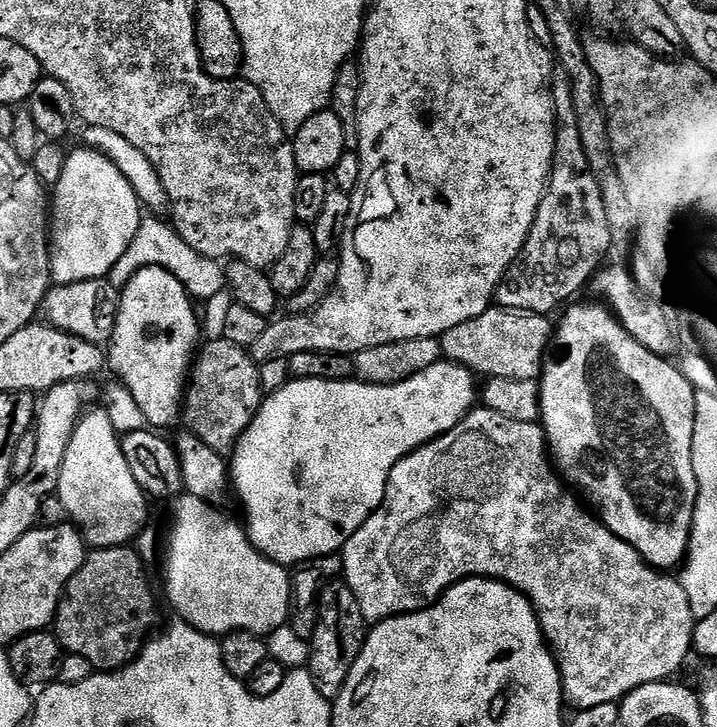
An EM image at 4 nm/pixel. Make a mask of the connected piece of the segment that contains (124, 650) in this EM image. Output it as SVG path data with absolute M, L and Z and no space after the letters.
M132 546L98 548L85 555L78 574L74 574L64 588L54 621L54 635L67 655L86 658L93 669L101 672L114 672L135 660L148 643L153 631L151 628L156 624L156 596L152 593L152 584L144 567L144 557Z

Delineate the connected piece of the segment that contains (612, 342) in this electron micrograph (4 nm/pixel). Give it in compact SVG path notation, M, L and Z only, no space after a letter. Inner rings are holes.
M573 303L567 309L569 312L561 318L560 324L558 320L555 325L548 350L544 354L542 375L538 380L540 386L540 420L542 421L551 463L554 465L555 471L585 501L588 499L592 503L593 509L591 508L591 511L595 513L600 523L607 526L618 539L632 547L645 564L656 570L672 570L676 563L677 567L687 557L688 541L692 539L693 505L690 503L689 497L687 500L684 497L683 490L680 489L680 468L676 463L679 462L680 455L683 452L685 455L692 446L692 430L694 427L693 401L691 399L688 401L688 396L684 393L684 390L686 391L685 385L682 383L677 371L673 367L671 369L666 364L668 362L665 359L654 358L653 353L649 352L647 348L643 348L601 305L598 306L603 311L594 304L575 304ZM604 355L608 355L612 360L600 360L600 356Z

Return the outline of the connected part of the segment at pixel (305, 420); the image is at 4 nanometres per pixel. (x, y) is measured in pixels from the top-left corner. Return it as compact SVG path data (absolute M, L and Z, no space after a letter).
M441 362L414 374L414 378L406 378L397 384L365 384L355 378L350 380L294 380L289 379L286 387L271 393L261 403L254 422L242 434L234 451L230 456L230 480L234 485L234 492L240 495L244 503L244 512L248 515L246 531L253 546L264 556L268 556L276 564L285 566L303 565L309 560L317 560L319 556L331 556L339 553L347 540L353 536L361 526L370 518L377 506L384 501L384 491L388 485L390 470L403 456L409 456L416 448L420 448L428 441L454 430L458 422L468 412L471 412L478 400L478 380L469 368L461 364Z

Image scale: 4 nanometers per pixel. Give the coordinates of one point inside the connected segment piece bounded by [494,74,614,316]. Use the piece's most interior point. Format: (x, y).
(565, 247)

